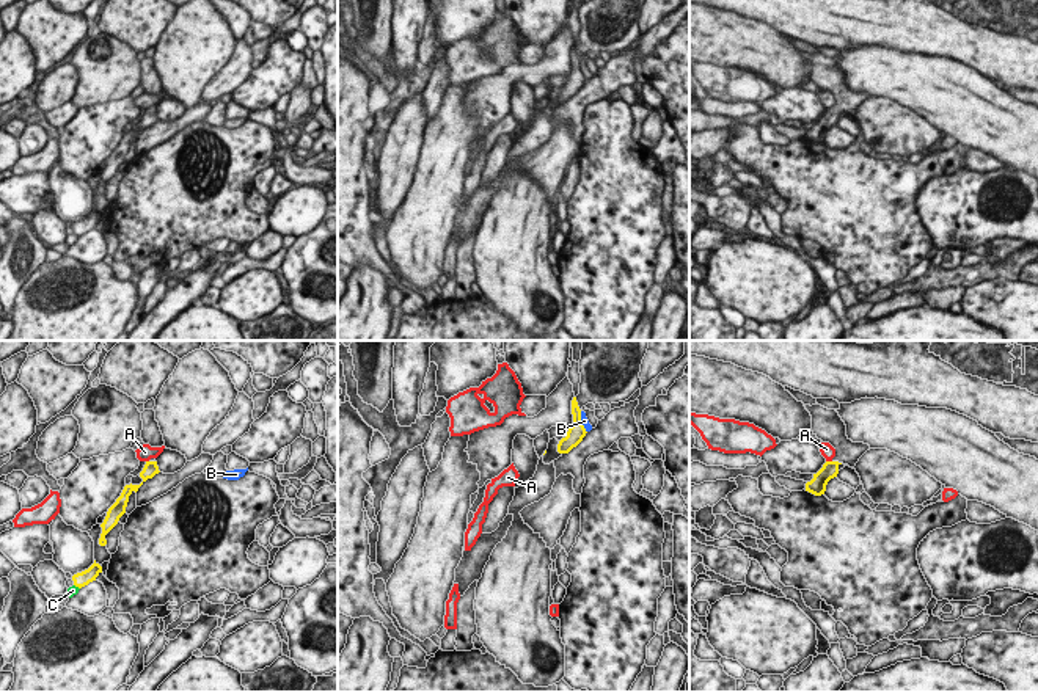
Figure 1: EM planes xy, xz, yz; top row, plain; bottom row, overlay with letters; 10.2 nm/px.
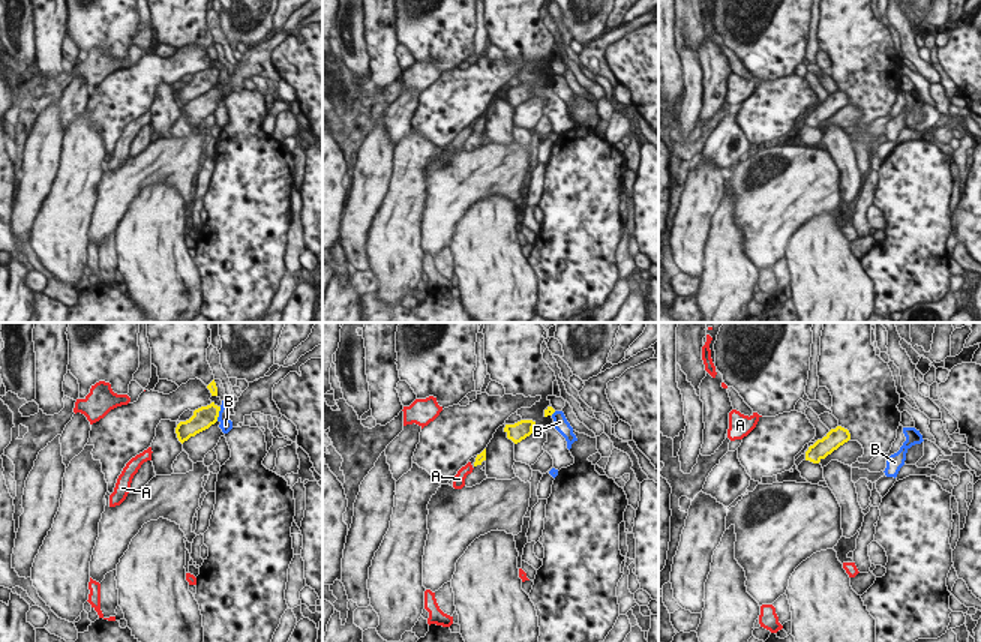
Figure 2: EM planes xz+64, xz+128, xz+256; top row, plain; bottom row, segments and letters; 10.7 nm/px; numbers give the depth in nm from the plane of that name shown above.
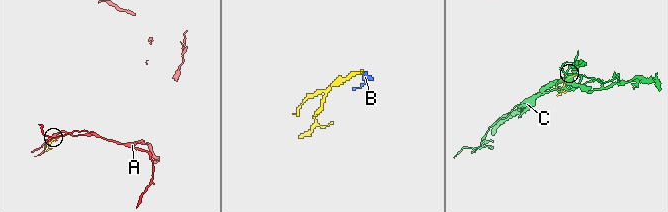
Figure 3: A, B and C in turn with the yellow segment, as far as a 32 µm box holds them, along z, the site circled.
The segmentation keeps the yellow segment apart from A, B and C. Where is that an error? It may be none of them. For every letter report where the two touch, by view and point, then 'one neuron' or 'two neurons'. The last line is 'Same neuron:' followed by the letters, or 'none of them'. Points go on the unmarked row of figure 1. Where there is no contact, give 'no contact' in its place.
A: yz (829, 110) | two neurons
B: xz (580, 71) | two neurons
C: xy (77, 234) | two neurons
Same neuron: none of them

